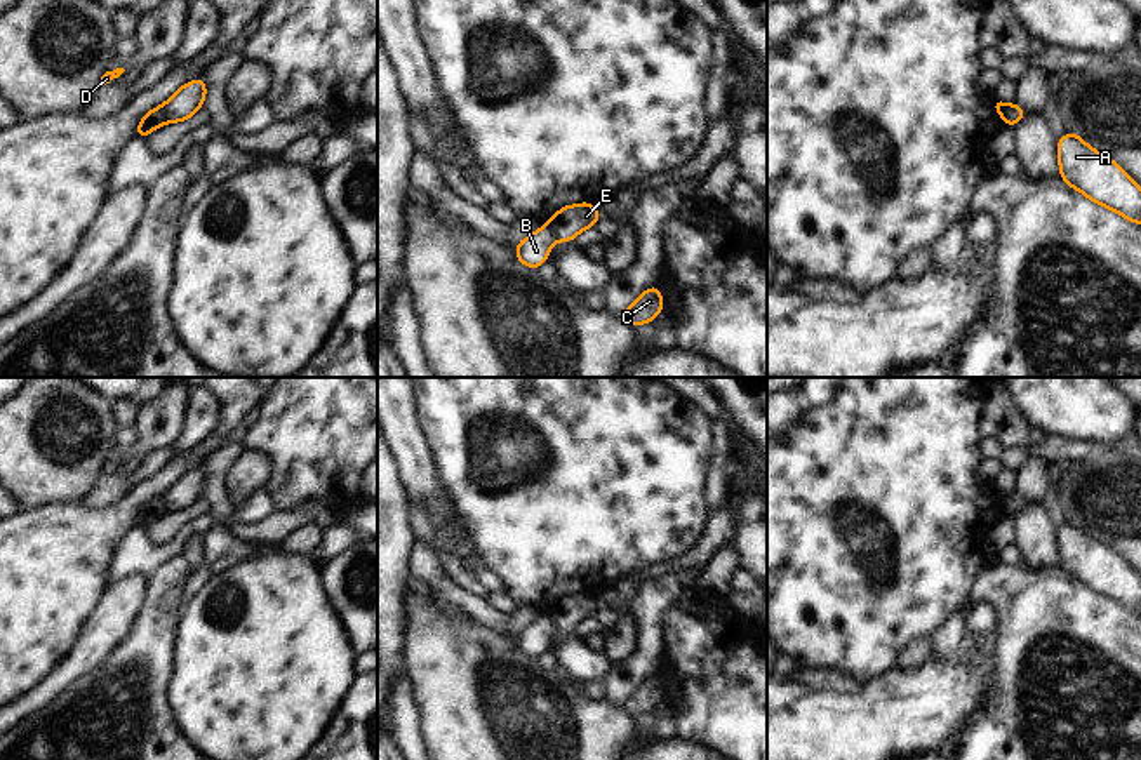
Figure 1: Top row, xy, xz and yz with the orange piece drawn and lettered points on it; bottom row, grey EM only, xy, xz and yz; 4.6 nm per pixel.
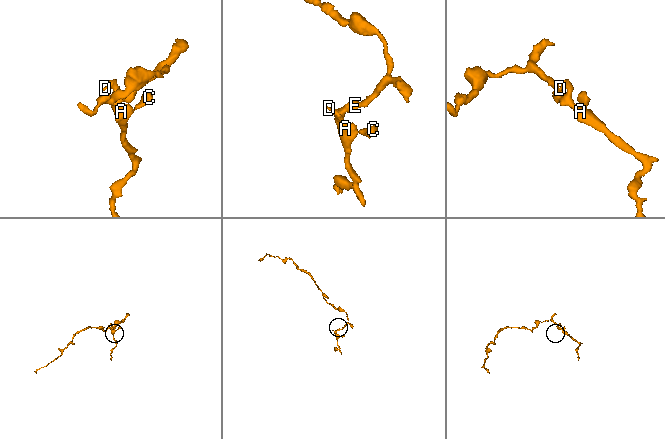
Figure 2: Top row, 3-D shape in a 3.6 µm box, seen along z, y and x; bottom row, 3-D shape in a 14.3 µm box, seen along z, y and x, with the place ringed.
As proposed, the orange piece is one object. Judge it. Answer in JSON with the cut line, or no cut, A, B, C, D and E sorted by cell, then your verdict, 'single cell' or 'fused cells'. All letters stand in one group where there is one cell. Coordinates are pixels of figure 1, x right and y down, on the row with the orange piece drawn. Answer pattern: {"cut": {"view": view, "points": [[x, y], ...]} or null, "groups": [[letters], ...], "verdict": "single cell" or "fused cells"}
{"cut": {"view": "xz", "points": [[547, 221], [557, 240]]}, "groups": [["A", "B", "C", "D"], ["E"]], "verdict": "fused cells"}

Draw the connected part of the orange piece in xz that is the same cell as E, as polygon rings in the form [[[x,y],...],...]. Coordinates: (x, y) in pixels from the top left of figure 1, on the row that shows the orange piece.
[[[581,202],[576,205],[564,205],[548,219],[548,224],[557,242],[572,242],[581,231],[593,228],[598,219],[600,212],[597,205]]]

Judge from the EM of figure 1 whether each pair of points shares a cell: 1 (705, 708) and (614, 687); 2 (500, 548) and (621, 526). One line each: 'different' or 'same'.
1: different
2: same

